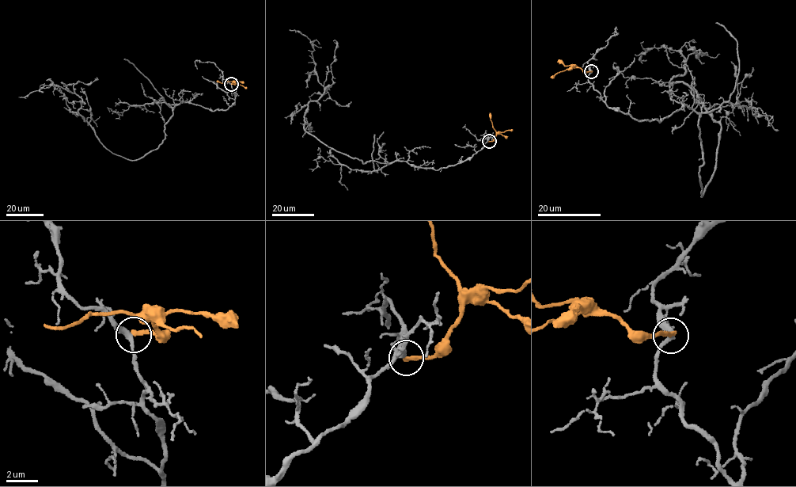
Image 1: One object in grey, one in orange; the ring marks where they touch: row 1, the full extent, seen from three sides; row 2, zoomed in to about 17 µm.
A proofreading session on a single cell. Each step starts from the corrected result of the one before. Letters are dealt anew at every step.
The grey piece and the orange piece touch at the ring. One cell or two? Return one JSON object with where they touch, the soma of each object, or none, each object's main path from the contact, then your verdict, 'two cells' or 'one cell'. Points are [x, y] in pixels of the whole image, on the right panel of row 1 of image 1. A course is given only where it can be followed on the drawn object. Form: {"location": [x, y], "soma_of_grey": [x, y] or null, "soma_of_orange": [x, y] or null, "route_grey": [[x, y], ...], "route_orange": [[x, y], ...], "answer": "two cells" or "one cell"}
{"location": [591, 71], "soma_of_grey": null, "soma_of_orange": null, "route_grey": [[591, 71], [637, 119], [699, 115], [703, 195], [721, 127], [670, 81], [677, 50], [646, 59]], "route_orange": [[591, 71], [571, 67], [551, 77]], "answer": "two cells"}

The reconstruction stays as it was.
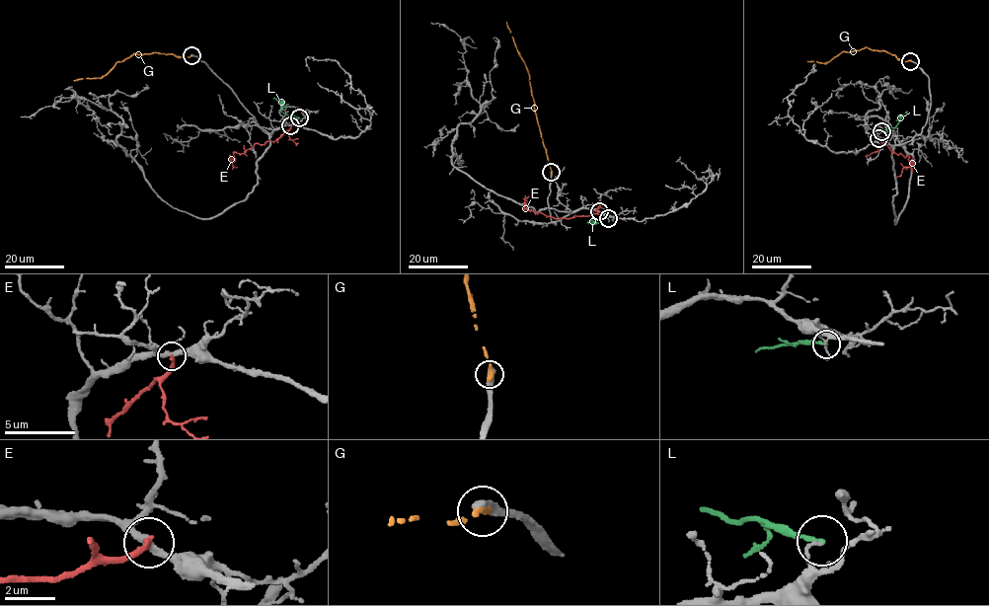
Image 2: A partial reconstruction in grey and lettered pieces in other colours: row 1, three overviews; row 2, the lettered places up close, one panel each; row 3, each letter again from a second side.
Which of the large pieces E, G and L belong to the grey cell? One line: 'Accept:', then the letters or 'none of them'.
Accept: none of them

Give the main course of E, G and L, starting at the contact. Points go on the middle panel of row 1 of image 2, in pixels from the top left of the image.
E: (599, 211), (588, 216), (557, 218), (525, 208), (525, 195)
G: (551, 173), (529, 73), (507, 22)
L: (608, 218), (587, 222)

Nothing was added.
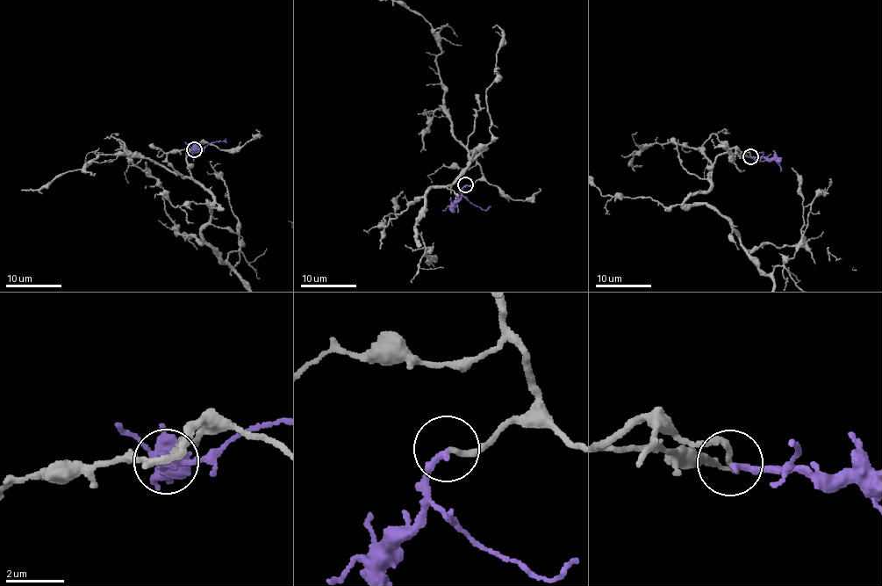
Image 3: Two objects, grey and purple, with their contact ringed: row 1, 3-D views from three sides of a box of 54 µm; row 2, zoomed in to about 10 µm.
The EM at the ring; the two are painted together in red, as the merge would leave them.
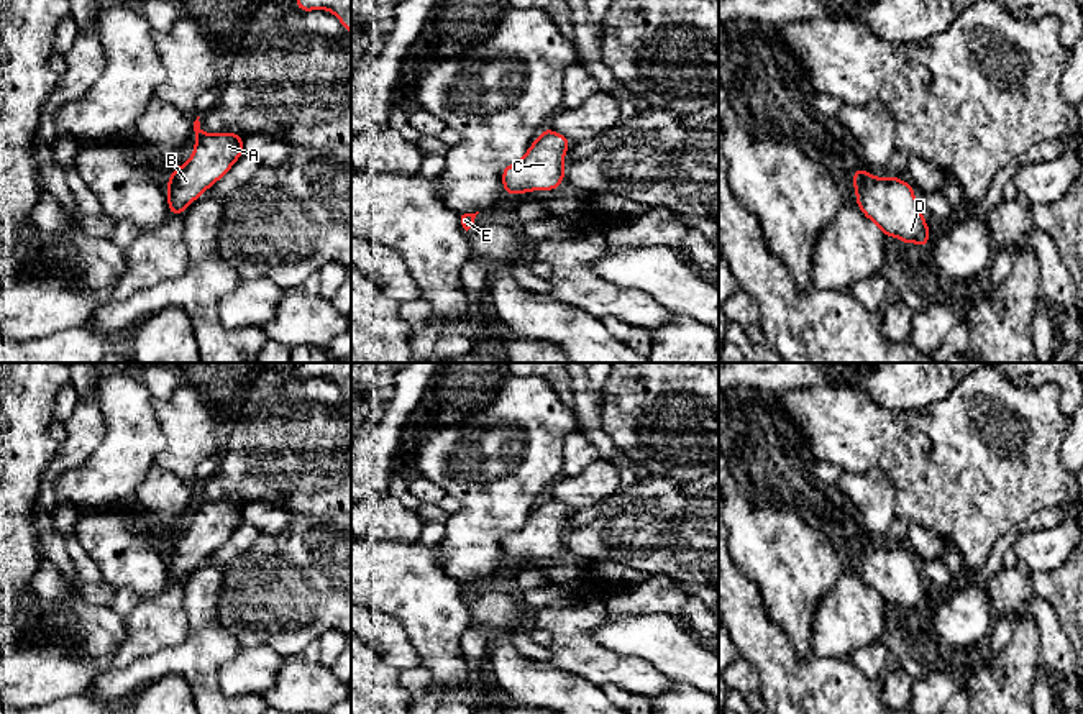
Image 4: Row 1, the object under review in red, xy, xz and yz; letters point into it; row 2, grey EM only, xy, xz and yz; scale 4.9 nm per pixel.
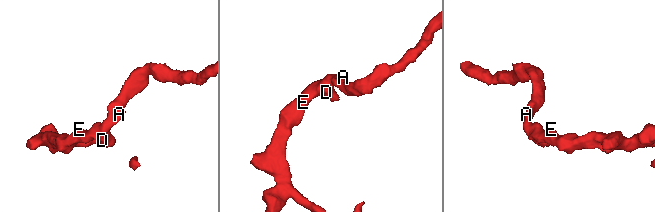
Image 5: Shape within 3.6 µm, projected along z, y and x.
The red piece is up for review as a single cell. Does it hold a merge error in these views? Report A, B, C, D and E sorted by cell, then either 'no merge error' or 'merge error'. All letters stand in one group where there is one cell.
A B C D E | no merge error

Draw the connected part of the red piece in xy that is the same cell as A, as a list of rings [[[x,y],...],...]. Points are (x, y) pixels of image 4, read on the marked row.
[[[194,121],[195,148],[190,159],[174,169],[167,179],[169,215],[185,213],[208,187],[220,181],[243,153],[243,136],[235,131],[210,135]]]

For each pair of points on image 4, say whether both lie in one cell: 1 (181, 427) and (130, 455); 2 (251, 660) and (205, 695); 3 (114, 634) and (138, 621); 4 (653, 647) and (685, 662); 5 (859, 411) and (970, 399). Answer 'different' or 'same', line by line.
1: different
2: different
3: different
4: same
5: same

